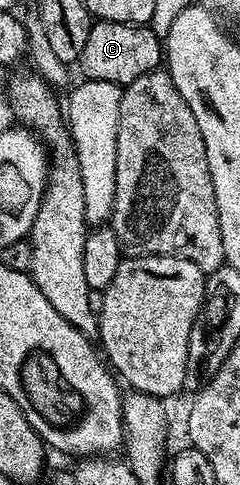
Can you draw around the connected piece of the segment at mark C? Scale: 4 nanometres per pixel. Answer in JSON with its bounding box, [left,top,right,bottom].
[80,20,163,88]

